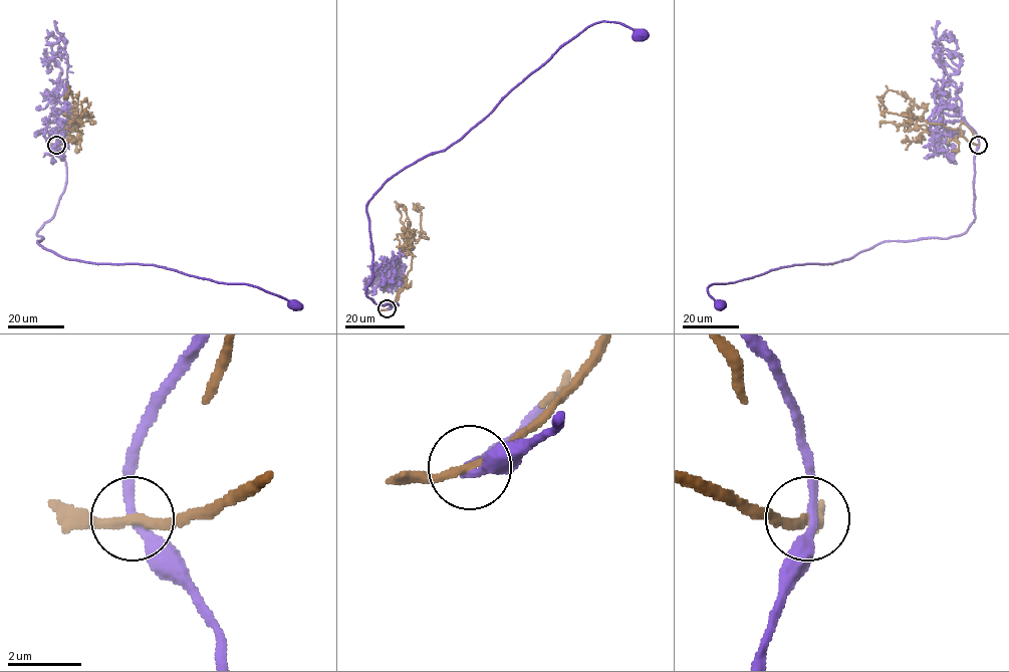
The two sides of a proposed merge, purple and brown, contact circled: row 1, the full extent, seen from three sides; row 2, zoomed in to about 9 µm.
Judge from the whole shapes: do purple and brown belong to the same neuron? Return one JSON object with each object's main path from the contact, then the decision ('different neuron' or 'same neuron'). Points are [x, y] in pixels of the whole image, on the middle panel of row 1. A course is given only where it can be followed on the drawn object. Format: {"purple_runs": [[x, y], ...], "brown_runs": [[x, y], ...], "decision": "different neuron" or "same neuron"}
{"purple_runs": [[387, 309], [398, 304], [365, 294], [372, 195], [460, 141], [589, 26], [617, 22], [638, 34]], "brown_runs": [[387, 309], [405, 285], [413, 256], [408, 250], [403, 252], [407, 253], [410, 235], [395, 201]], "decision": "different neuron"}

